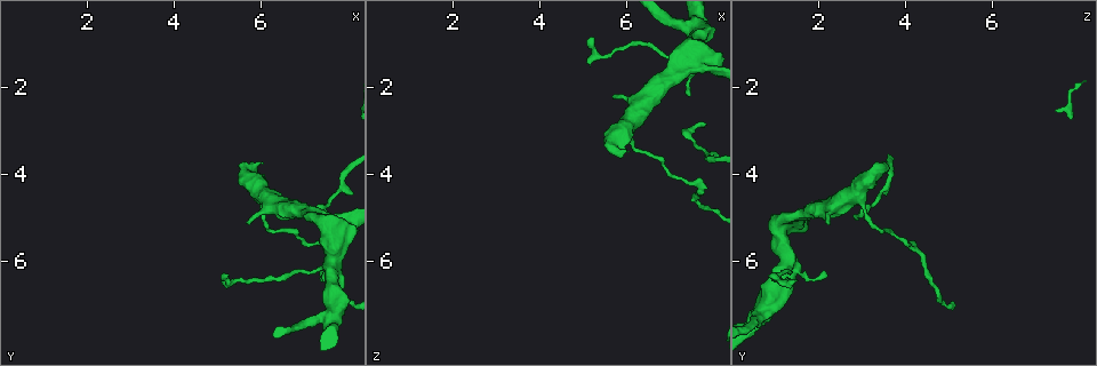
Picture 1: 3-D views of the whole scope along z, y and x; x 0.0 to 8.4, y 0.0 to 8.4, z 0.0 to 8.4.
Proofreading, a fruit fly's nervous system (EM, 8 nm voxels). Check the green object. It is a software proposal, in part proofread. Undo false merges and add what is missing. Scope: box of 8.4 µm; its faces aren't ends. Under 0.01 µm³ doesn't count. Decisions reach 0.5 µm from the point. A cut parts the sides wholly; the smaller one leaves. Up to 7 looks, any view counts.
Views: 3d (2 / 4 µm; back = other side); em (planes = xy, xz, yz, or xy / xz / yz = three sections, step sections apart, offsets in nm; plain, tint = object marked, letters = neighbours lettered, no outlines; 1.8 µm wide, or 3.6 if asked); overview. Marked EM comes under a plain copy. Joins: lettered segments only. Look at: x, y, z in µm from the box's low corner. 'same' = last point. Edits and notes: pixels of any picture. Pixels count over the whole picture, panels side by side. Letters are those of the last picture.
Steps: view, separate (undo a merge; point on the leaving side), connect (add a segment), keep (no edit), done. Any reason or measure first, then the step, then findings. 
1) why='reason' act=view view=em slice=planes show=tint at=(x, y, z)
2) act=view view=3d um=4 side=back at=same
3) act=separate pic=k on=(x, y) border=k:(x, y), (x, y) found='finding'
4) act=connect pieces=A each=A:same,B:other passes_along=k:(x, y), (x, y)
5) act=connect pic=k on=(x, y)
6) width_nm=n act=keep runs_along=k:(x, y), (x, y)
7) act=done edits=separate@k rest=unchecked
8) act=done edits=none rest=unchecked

why='looks like a crossing' act=view view=em slice=planes show=tint at=(7.45, 4.95, 1.50)

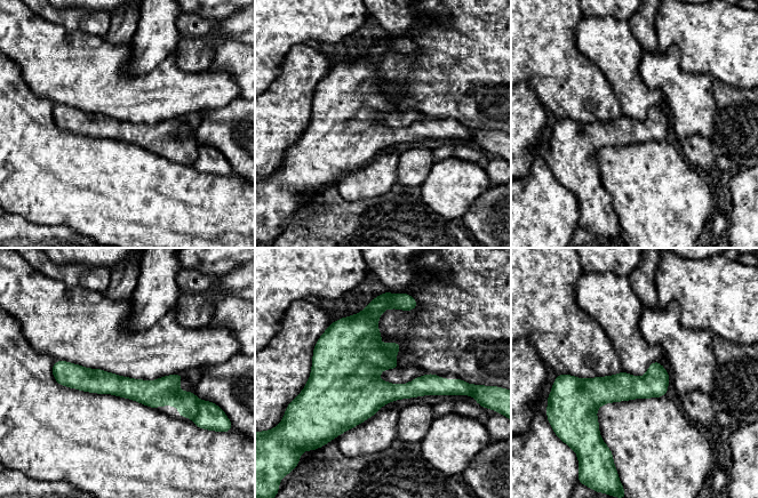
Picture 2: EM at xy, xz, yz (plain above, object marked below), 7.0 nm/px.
why='see the neighbours' act=view view=em slice=planes show=letters at=same

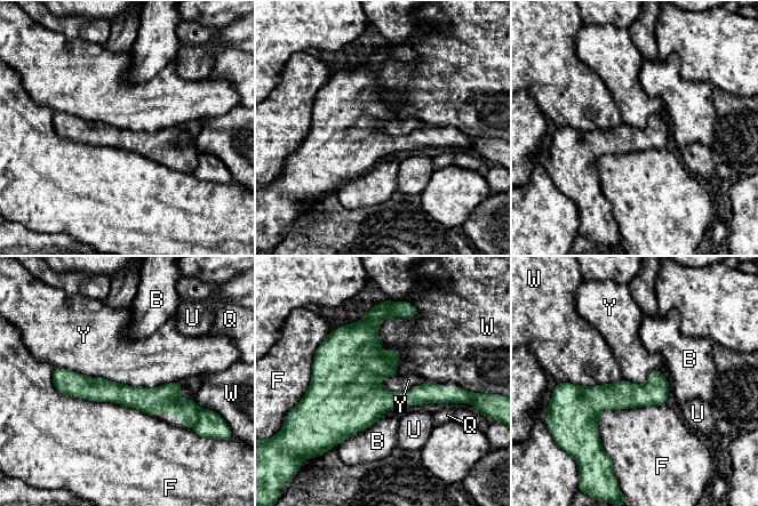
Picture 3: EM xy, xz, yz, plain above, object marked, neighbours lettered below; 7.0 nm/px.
act=separate pic=3 on=(209, 424) each=B:other,F:other,Q:other,U:other,W:other,Y:other border=3:(199, 408), (197, 420), (192, 425) found='a second neuron is stuck on'

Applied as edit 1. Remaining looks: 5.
why='stops while still wide' act=view view=em slice=planes show=tint at=(5.95, 3.75, 3.55)

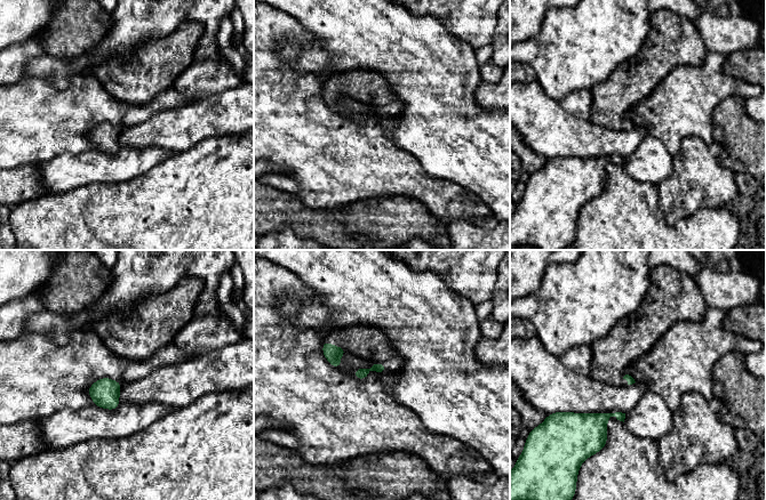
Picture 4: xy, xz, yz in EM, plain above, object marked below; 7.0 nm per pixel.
why='what lies round it' act=view view=em slice=planes show=letters at=same

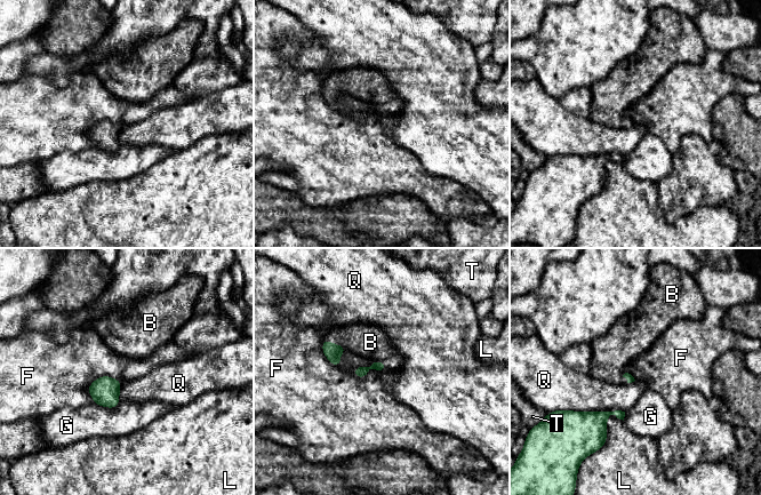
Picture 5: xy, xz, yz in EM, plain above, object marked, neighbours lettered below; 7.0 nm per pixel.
act=connect pieces=B each=B:same,F:other,G:other,L:other,Q:other,T:other passes_along=5:(333, 352), (336, 345), (370, 342) found='the neuron continues'

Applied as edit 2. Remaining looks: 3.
act=done edits=separate@3,connect@5 rest=unchecked

